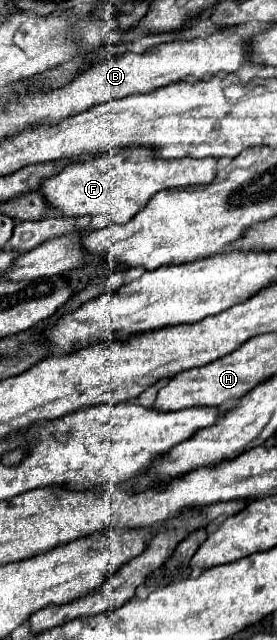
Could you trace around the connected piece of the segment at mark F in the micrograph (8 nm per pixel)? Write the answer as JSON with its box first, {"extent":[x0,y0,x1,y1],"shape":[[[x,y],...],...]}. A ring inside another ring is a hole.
{"extent":[42,148,218,224],"shape":[[[124,148],[116,154],[104,154],[104,156],[96,156],[92,160],[80,160],[80,162],[72,162],[68,164],[62,172],[46,178],[42,182],[42,194],[48,200],[48,204],[52,204],[54,208],[62,210],[64,216],[96,216],[96,214],[104,214],[108,216],[112,222],[116,224],[124,224],[128,220],[132,220],[132,216],[136,216],[136,212],[140,212],[154,194],[158,194],[160,190],[166,188],[178,188],[178,186],[190,186],[190,184],[212,184],[216,178],[216,164],[218,158],[208,156],[208,158],[158,158],[154,156],[152,148]]]}

